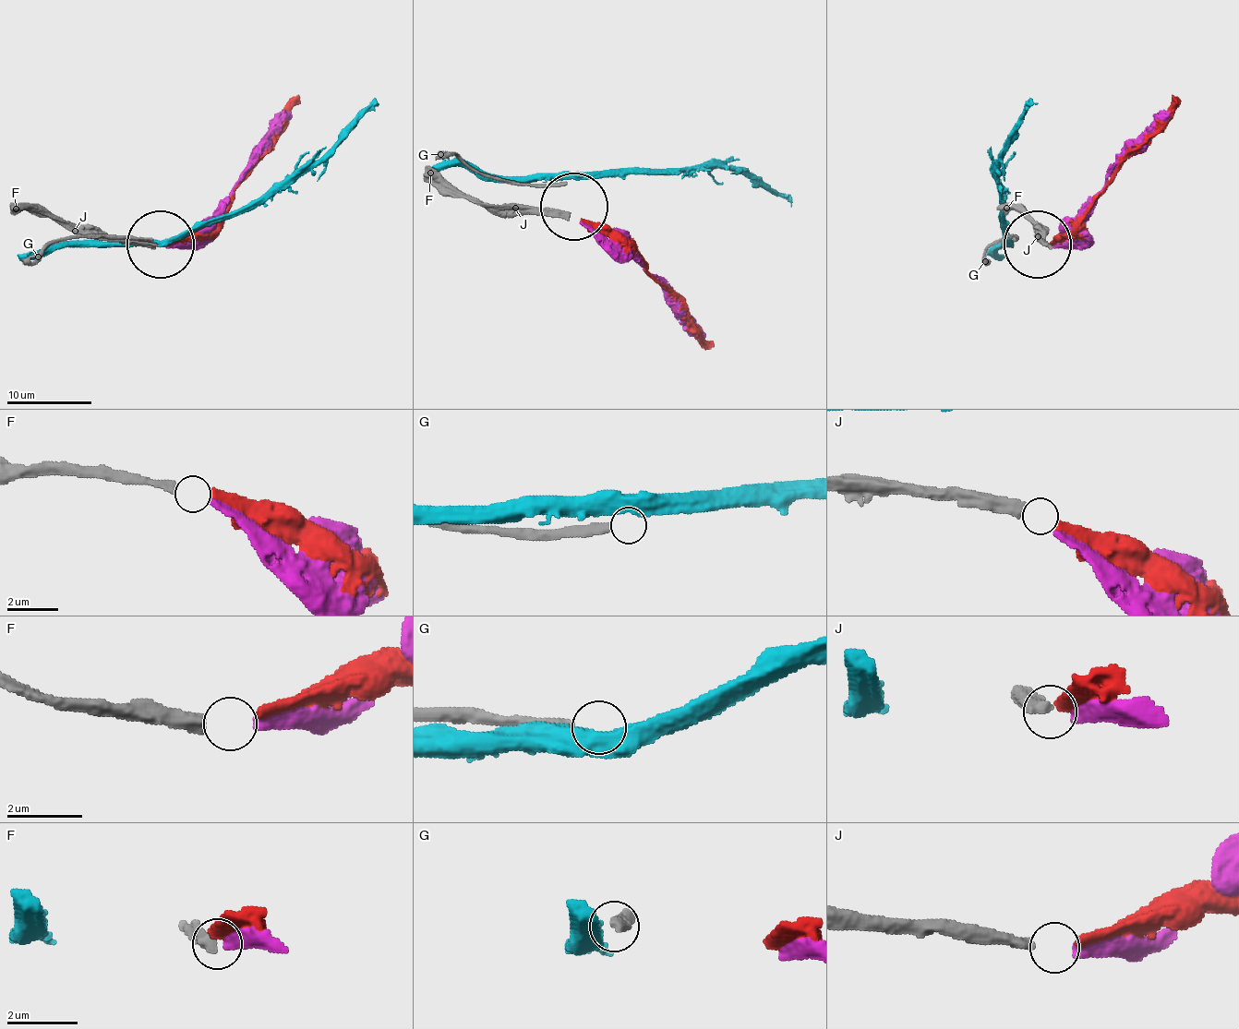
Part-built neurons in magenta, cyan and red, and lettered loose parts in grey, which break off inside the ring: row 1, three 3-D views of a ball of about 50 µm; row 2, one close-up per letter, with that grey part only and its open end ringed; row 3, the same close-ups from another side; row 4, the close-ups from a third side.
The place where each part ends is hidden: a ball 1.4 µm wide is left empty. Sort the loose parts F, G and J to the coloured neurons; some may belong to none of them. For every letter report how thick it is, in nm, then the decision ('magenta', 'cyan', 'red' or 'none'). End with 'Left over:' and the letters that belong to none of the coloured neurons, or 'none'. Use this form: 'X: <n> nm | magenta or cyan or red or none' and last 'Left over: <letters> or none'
F: 360 nm | magenta
G: 320 nm | none
J: 400 nm | red
Left over: G

